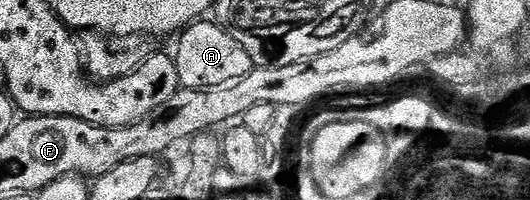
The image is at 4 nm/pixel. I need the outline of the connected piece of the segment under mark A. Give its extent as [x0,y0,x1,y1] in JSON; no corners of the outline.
[172,19,254,89]

